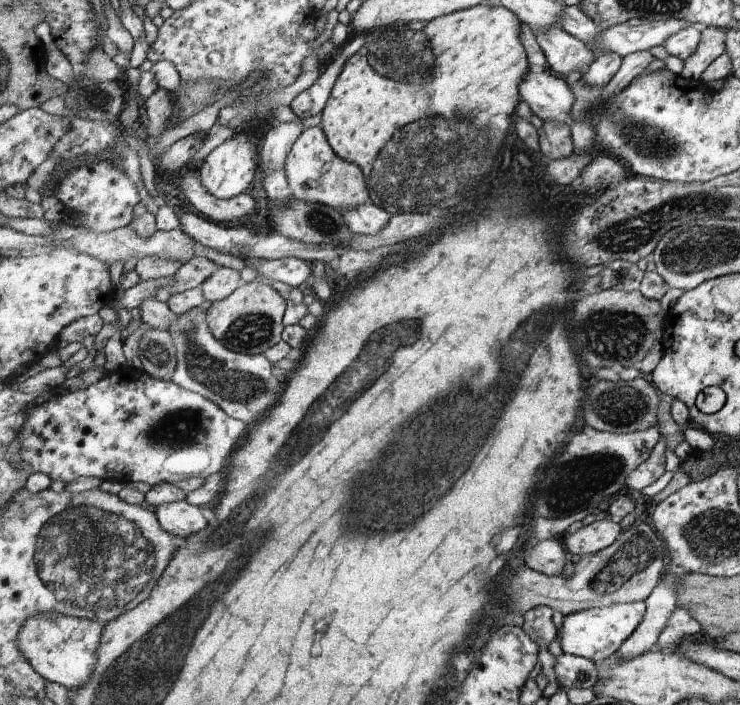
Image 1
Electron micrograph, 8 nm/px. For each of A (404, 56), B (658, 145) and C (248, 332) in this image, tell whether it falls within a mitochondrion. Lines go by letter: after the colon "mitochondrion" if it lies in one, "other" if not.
A: mitochondrion
B: mitochondrion
C: mitochondrion

